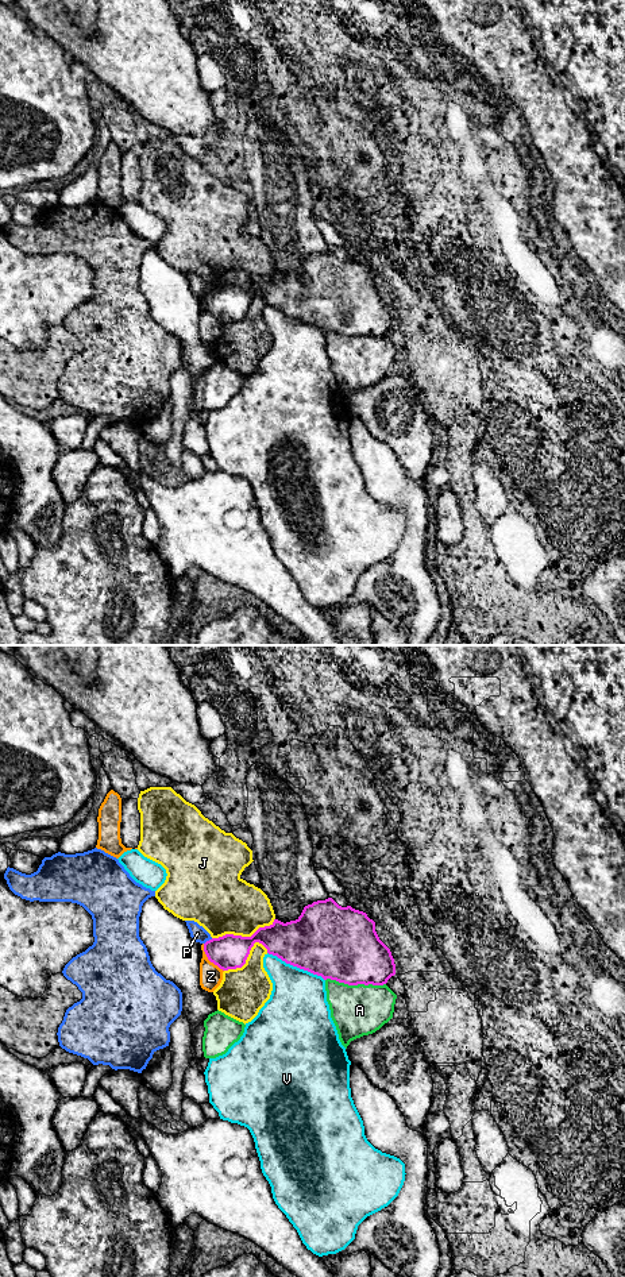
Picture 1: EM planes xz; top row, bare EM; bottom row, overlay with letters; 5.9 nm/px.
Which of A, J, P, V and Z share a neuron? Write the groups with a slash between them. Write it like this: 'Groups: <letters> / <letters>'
Groups: A / J / P / V / Z

